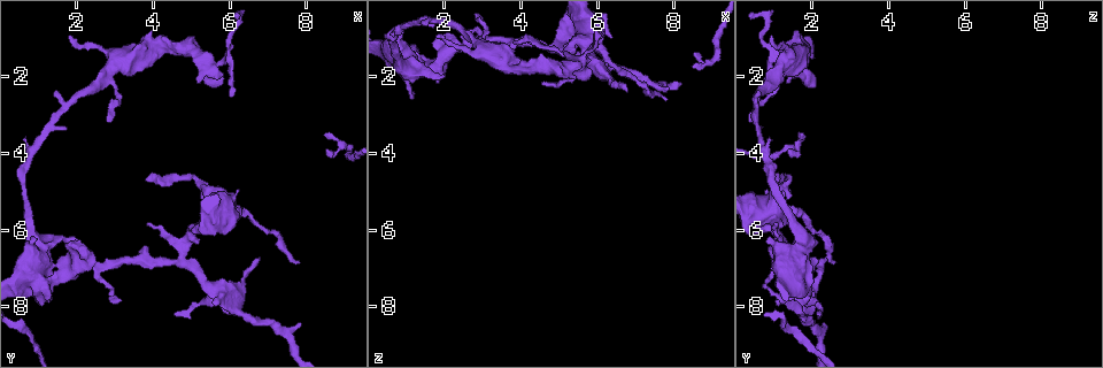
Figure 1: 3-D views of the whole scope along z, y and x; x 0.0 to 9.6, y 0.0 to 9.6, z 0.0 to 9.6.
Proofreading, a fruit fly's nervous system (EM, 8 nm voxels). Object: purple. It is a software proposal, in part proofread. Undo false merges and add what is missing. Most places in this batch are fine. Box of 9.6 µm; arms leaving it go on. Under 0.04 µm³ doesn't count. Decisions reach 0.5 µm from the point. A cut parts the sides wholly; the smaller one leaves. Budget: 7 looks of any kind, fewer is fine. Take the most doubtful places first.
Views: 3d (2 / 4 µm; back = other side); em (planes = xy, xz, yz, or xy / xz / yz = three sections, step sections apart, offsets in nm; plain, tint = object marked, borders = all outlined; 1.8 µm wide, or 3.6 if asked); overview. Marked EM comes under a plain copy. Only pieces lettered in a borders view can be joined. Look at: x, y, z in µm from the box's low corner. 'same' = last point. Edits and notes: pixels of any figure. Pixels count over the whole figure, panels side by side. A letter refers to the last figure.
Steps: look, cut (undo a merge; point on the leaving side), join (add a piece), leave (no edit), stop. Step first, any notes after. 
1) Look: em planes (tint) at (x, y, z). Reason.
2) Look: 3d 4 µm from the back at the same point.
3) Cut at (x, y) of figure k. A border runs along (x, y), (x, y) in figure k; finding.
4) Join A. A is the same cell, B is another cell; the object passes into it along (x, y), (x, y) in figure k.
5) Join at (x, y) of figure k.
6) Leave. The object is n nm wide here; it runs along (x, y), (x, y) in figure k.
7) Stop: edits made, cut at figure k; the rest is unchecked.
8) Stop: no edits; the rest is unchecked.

Look: 3d 4 µm at (4.85, 6.65, 1.25).

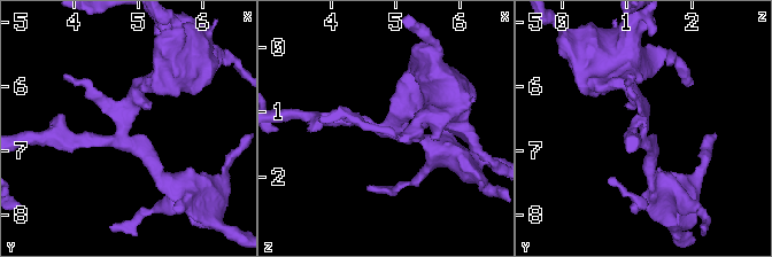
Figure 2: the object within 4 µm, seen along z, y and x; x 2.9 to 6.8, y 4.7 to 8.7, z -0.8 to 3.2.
Look: em 3.6 µm planes (borders) at (4.75, 6.65, 1.30). Shape alone is not enough.

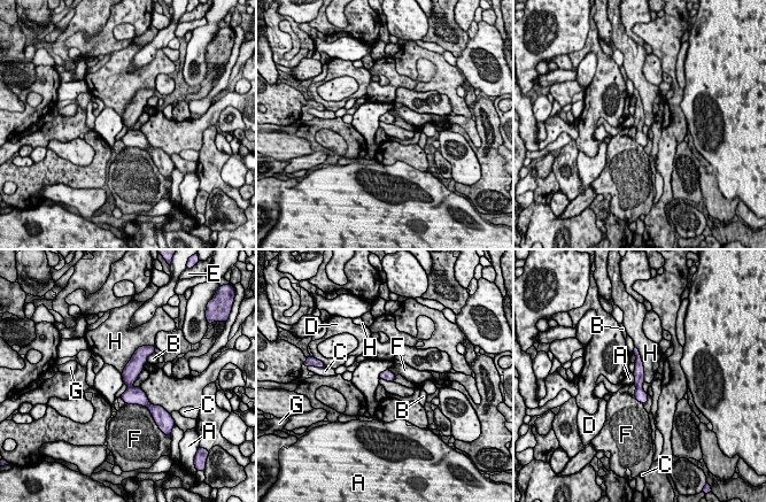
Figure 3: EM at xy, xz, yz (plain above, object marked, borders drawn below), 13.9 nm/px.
Leave. A, B, C, D, E, F, G and H are other cells; it runs along (145, 350), (131, 388), (146, 403) in figure 3; one cell here.

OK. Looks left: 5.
Look: em 3.6 µm yz step 16 (tint) at (1.05, 6.75, 1.65). Sharp bend.

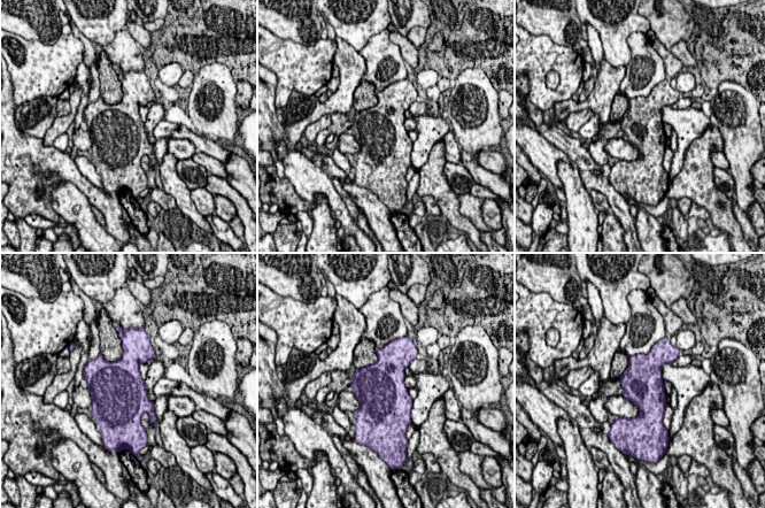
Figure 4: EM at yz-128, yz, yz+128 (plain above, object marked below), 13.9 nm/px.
Look: em 3.6 µm planes (tint) at the same point.

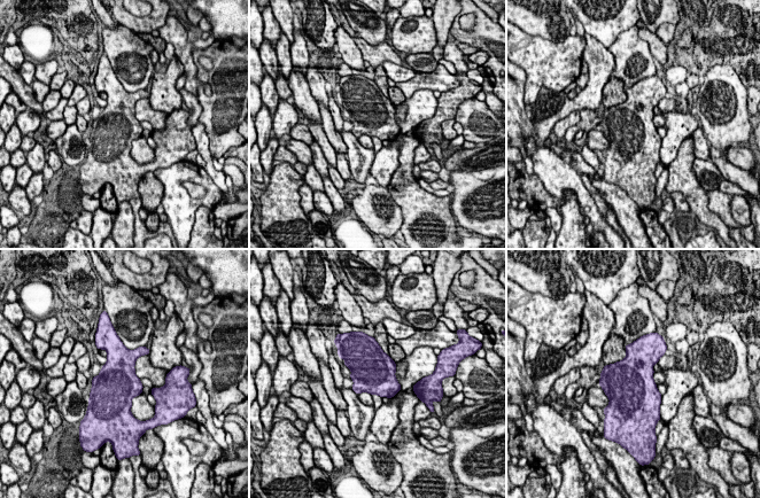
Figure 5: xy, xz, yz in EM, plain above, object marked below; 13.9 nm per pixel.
Look: em 3.6 µm planes (borders) at the same point. What lies round it.

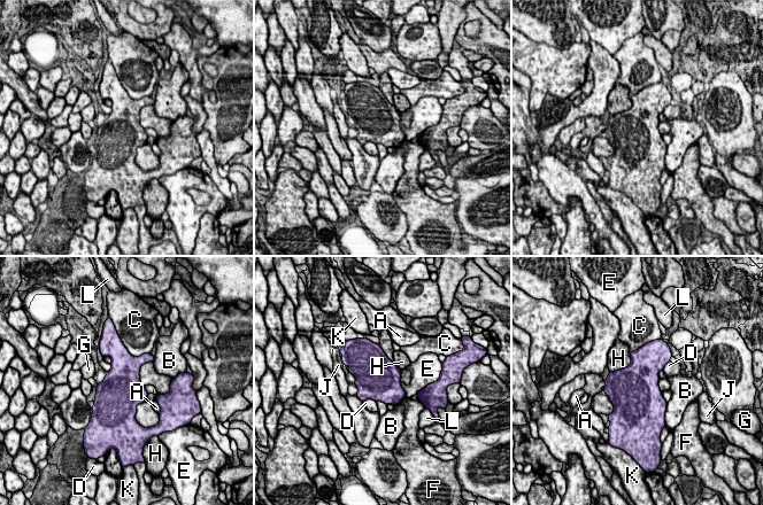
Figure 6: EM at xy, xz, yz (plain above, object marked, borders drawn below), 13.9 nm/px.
Leave. The longest contact is with H, 400 nm; A, B, C, D, E, F, G, H, J, K and L are other cells; one cell here.

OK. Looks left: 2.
Look: em planes (borders) at (1.85, 0.90, 1.00). Tapers out.

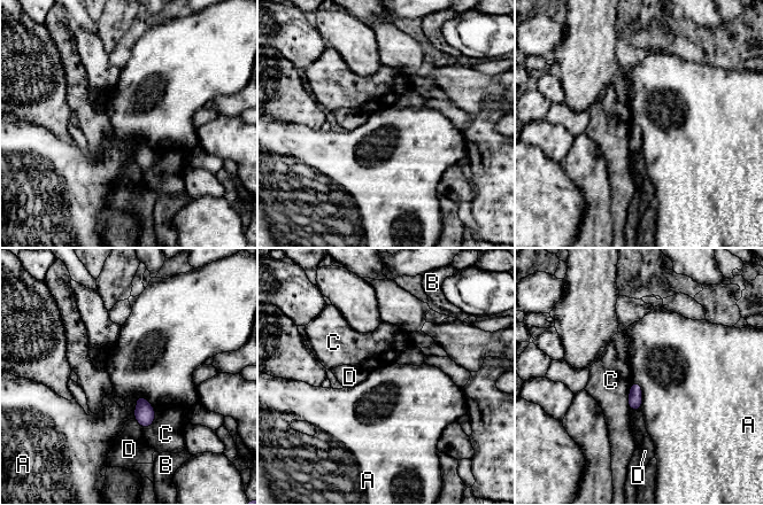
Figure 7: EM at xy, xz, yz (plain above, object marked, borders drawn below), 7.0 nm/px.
Leave. The longest contact is with C, 200 nm; A, B, C and D are other cells; a border runs along (141, 395), (137, 398), (133, 418) in figure 7; none of them fits.

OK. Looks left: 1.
Stop: no edits; the rest is unchecked.

